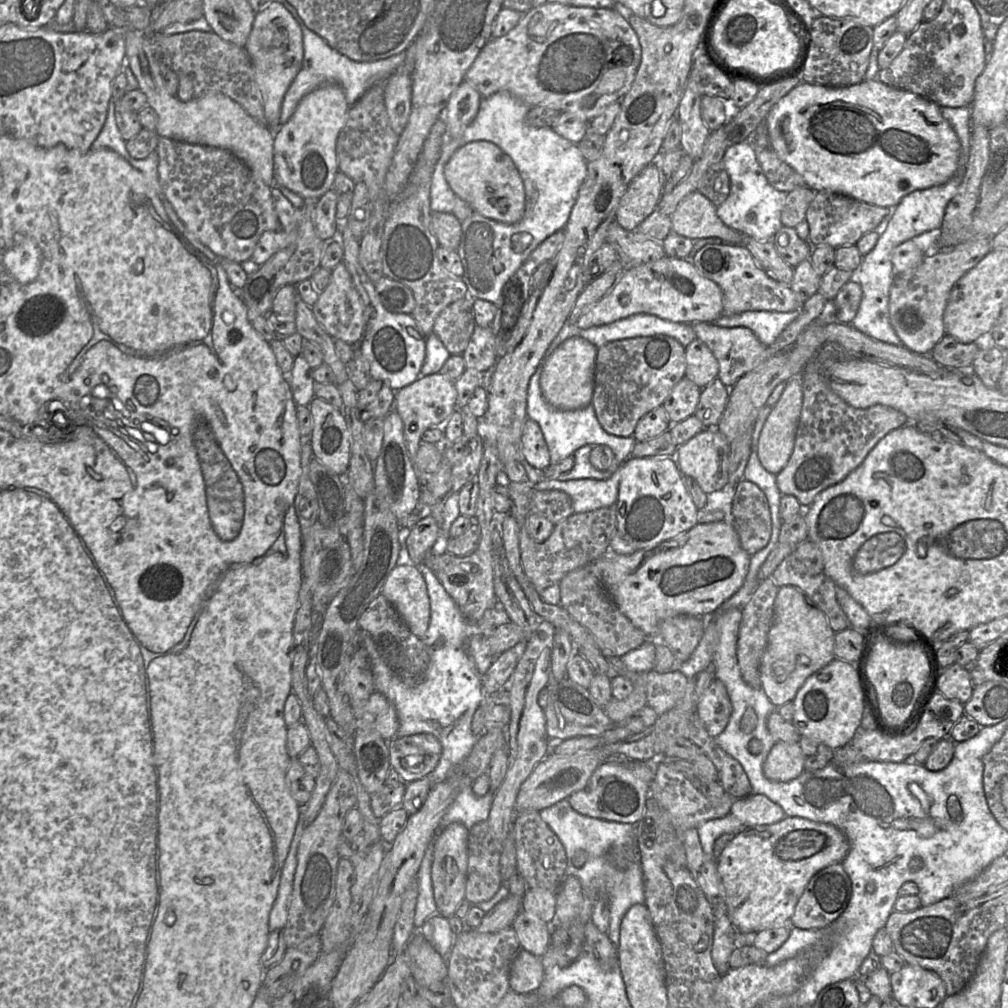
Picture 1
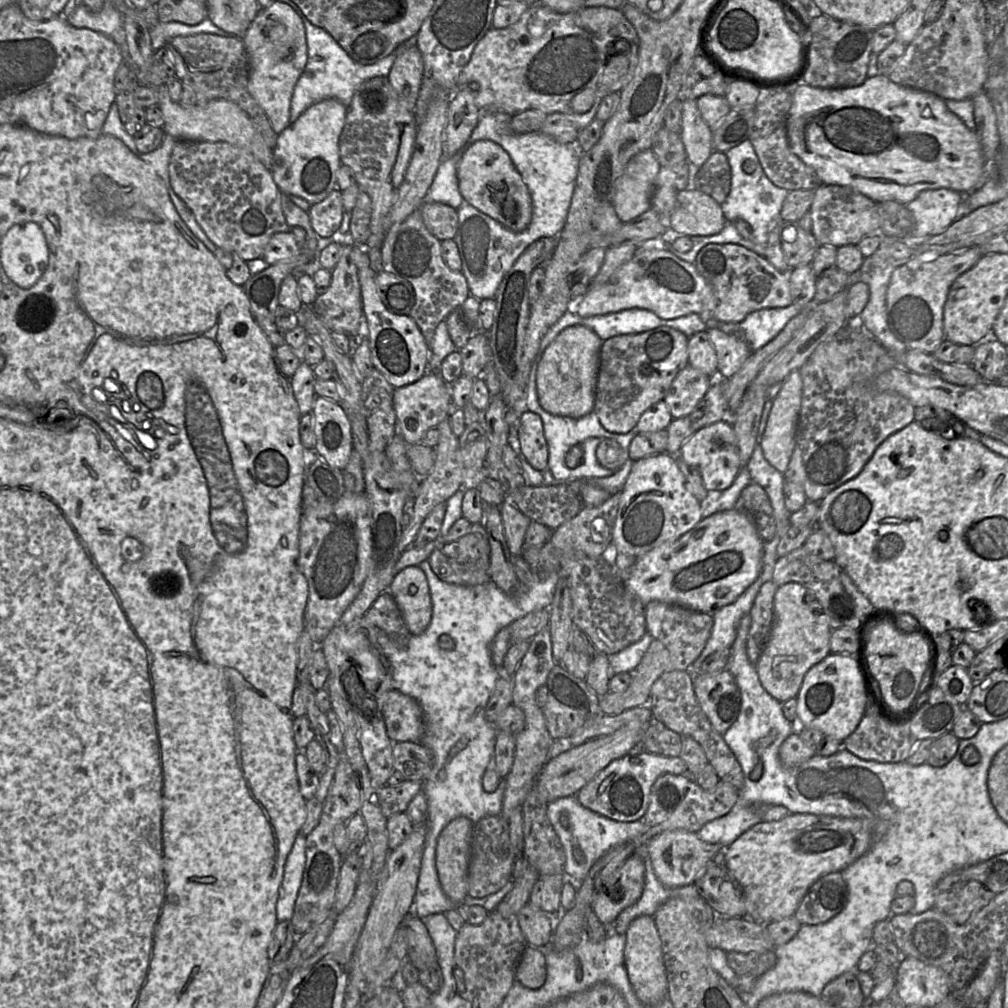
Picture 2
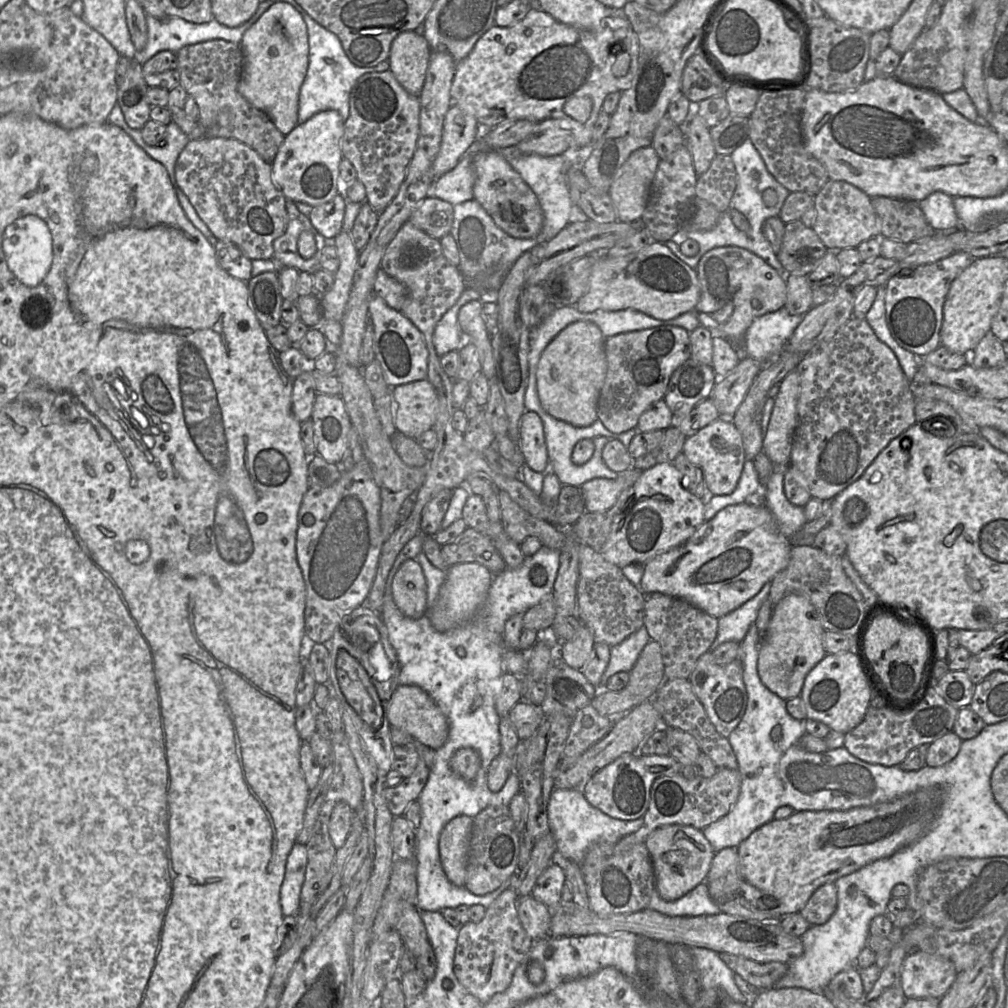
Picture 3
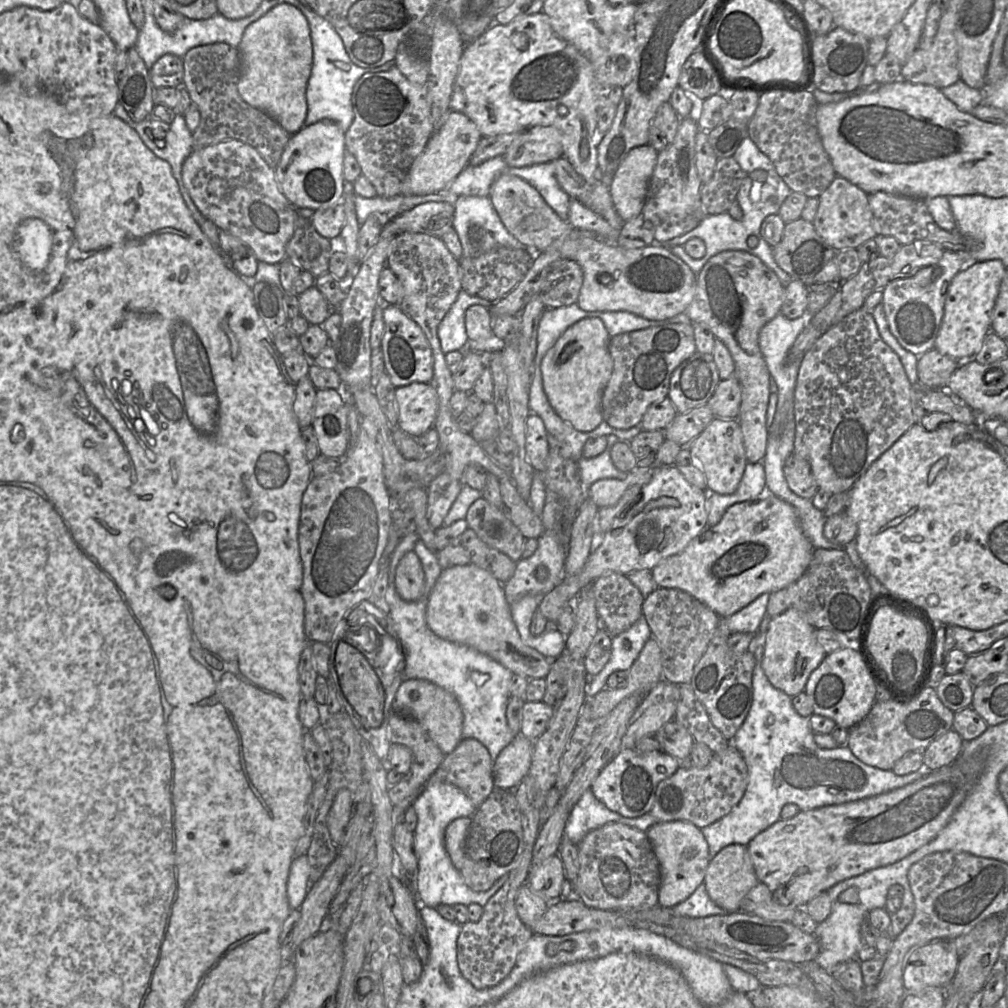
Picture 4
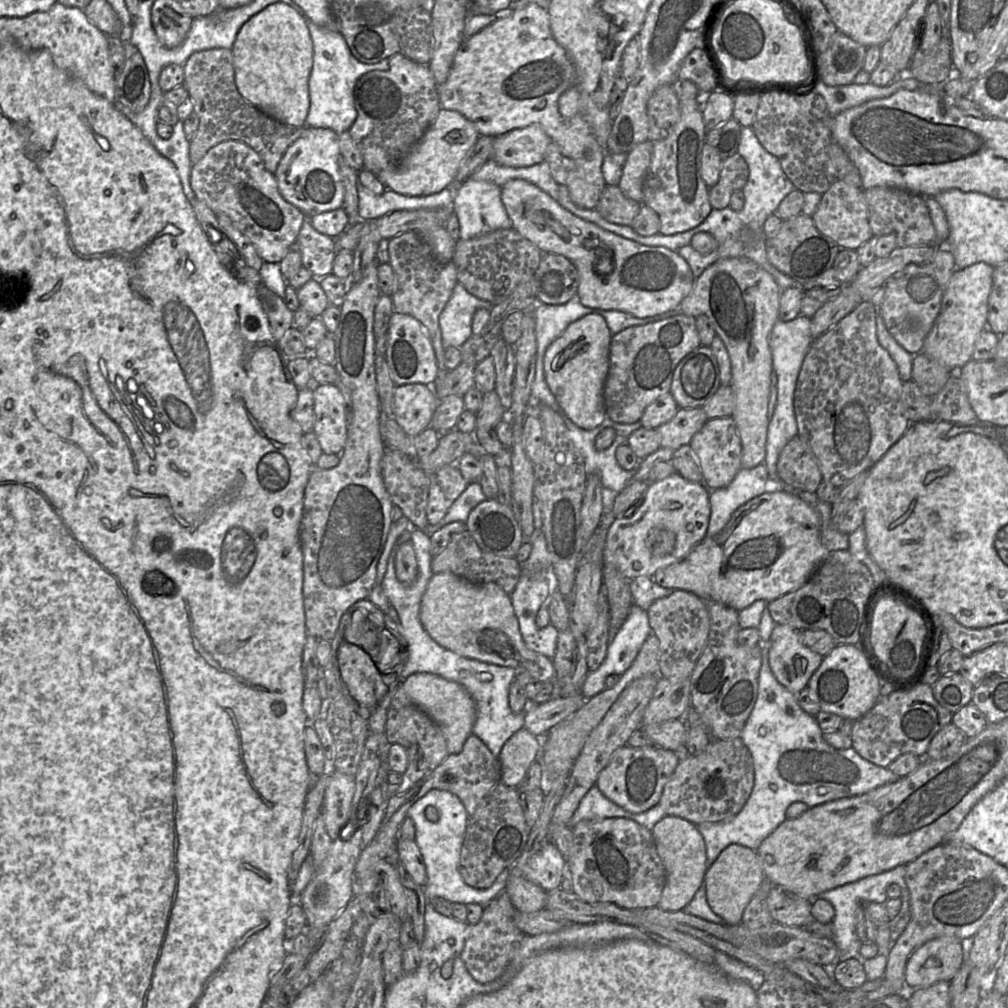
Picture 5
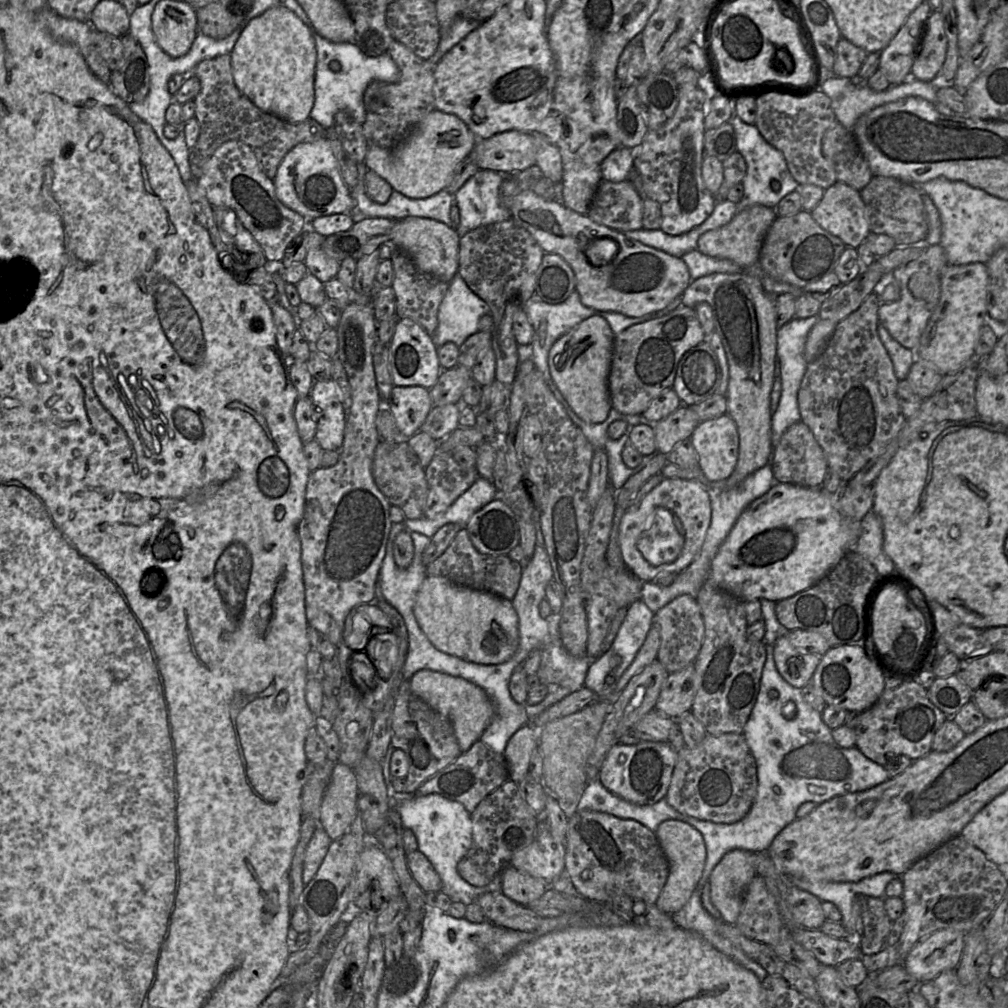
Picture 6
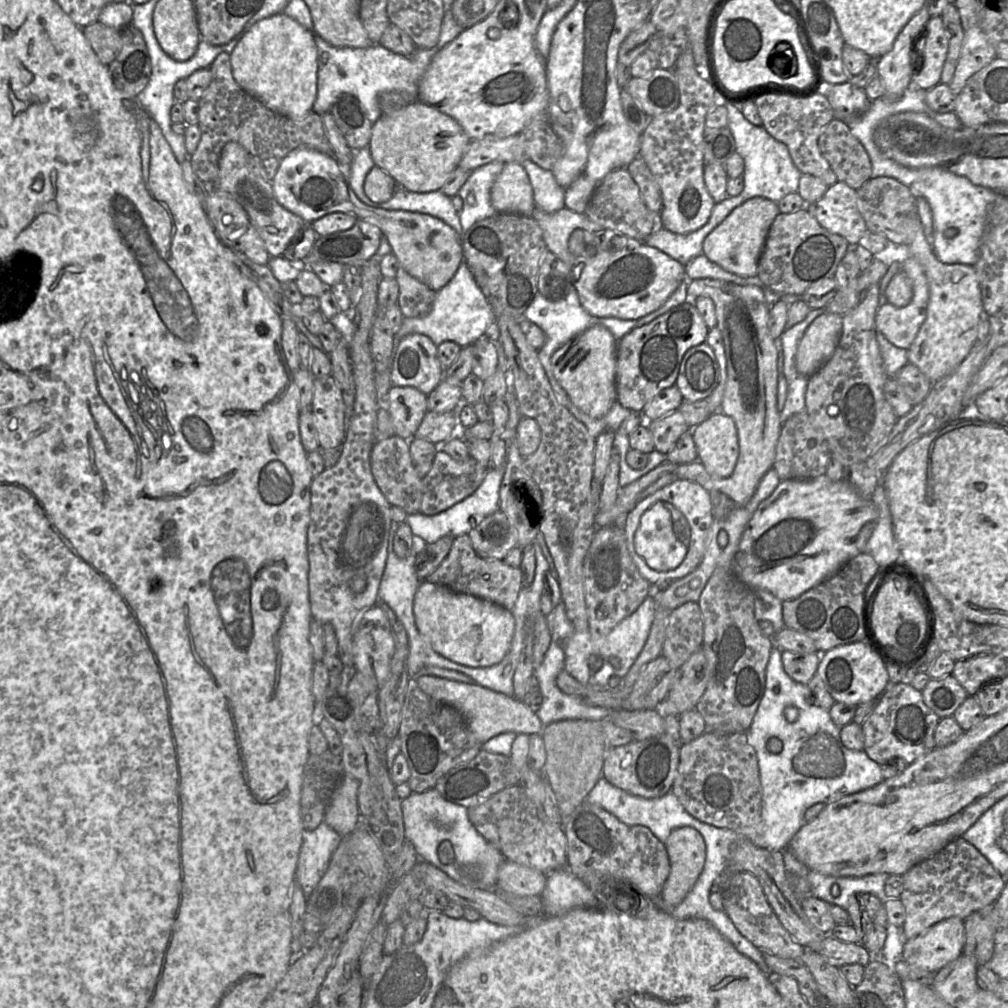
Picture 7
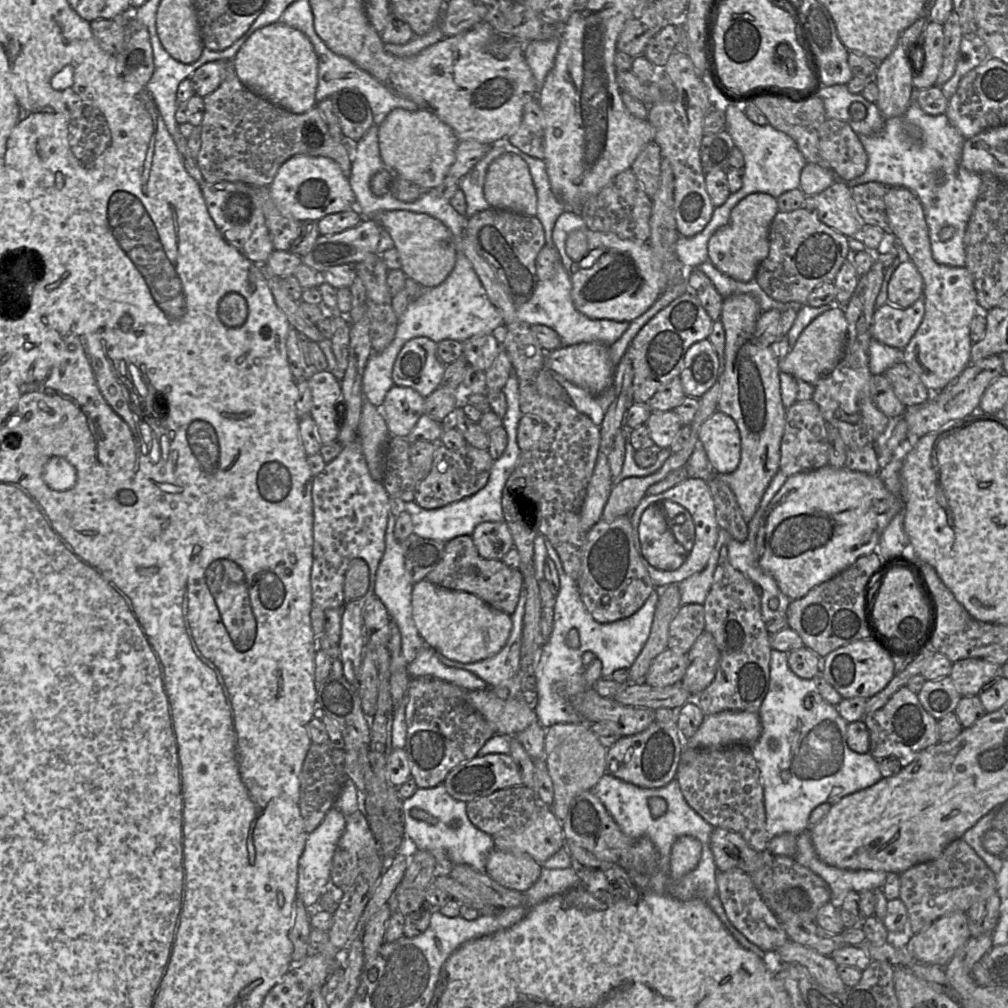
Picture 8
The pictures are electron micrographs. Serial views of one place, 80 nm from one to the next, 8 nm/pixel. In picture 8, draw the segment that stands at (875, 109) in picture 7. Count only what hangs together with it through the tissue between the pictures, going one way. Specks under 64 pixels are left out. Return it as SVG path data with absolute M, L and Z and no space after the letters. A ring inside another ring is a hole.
M913 100L903 116L886 119L879 133L857 136L867 153L868 163L861 176L846 182L848 186L878 182L912 191L923 206L933 259L942 265L965 267L963 239L980 193L982 176L962 165L965 138L950 124L948 117L945 114L929 115ZM946 226L953 227L955 233L950 240L943 242L939 232Z

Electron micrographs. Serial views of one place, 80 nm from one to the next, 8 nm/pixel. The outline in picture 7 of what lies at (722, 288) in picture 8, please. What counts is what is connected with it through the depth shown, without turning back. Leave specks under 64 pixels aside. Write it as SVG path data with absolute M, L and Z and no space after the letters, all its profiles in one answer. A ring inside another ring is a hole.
M704 254L691 260L685 266L685 270L688 280L710 278L732 282L739 285L756 285L761 288L765 287L760 279L741 277L727 272L719 265L710 261Z

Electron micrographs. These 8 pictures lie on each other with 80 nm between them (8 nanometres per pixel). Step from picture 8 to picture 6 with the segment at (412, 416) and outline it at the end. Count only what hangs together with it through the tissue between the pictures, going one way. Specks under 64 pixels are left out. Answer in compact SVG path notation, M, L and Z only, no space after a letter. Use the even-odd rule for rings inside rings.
M394 386L386 408L405 439L421 431L433 404L430 390L421 386Z

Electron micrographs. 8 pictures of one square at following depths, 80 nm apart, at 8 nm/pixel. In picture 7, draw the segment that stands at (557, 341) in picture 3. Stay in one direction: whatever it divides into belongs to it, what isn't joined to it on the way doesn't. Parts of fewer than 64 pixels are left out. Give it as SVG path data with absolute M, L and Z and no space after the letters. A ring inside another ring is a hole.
M596 324L570 339L551 357L551 368L561 387L573 404L592 418L604 417L617 401L617 343L605 326Z

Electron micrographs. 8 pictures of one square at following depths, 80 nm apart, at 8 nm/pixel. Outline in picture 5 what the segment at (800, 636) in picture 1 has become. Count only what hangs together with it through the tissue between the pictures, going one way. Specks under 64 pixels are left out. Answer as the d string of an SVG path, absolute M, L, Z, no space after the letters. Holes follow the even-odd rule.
M775 625L768 641L769 666L777 681L795 696L807 687L810 678L821 665L823 658L801 642L800 630L788 625Z

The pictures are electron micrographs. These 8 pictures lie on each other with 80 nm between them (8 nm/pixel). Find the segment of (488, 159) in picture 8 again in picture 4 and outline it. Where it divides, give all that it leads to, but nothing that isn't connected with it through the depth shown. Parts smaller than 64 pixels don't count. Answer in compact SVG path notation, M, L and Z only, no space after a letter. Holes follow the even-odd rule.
M459 196L454 202L452 227L462 247L462 257L476 257L497 247L531 250L504 227L488 196Z

